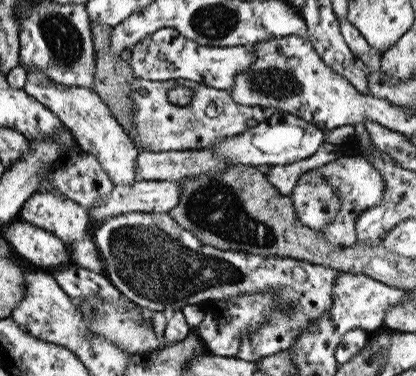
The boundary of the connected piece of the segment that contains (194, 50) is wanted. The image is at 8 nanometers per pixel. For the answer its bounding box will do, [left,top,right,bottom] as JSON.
[127,29,255,91]

